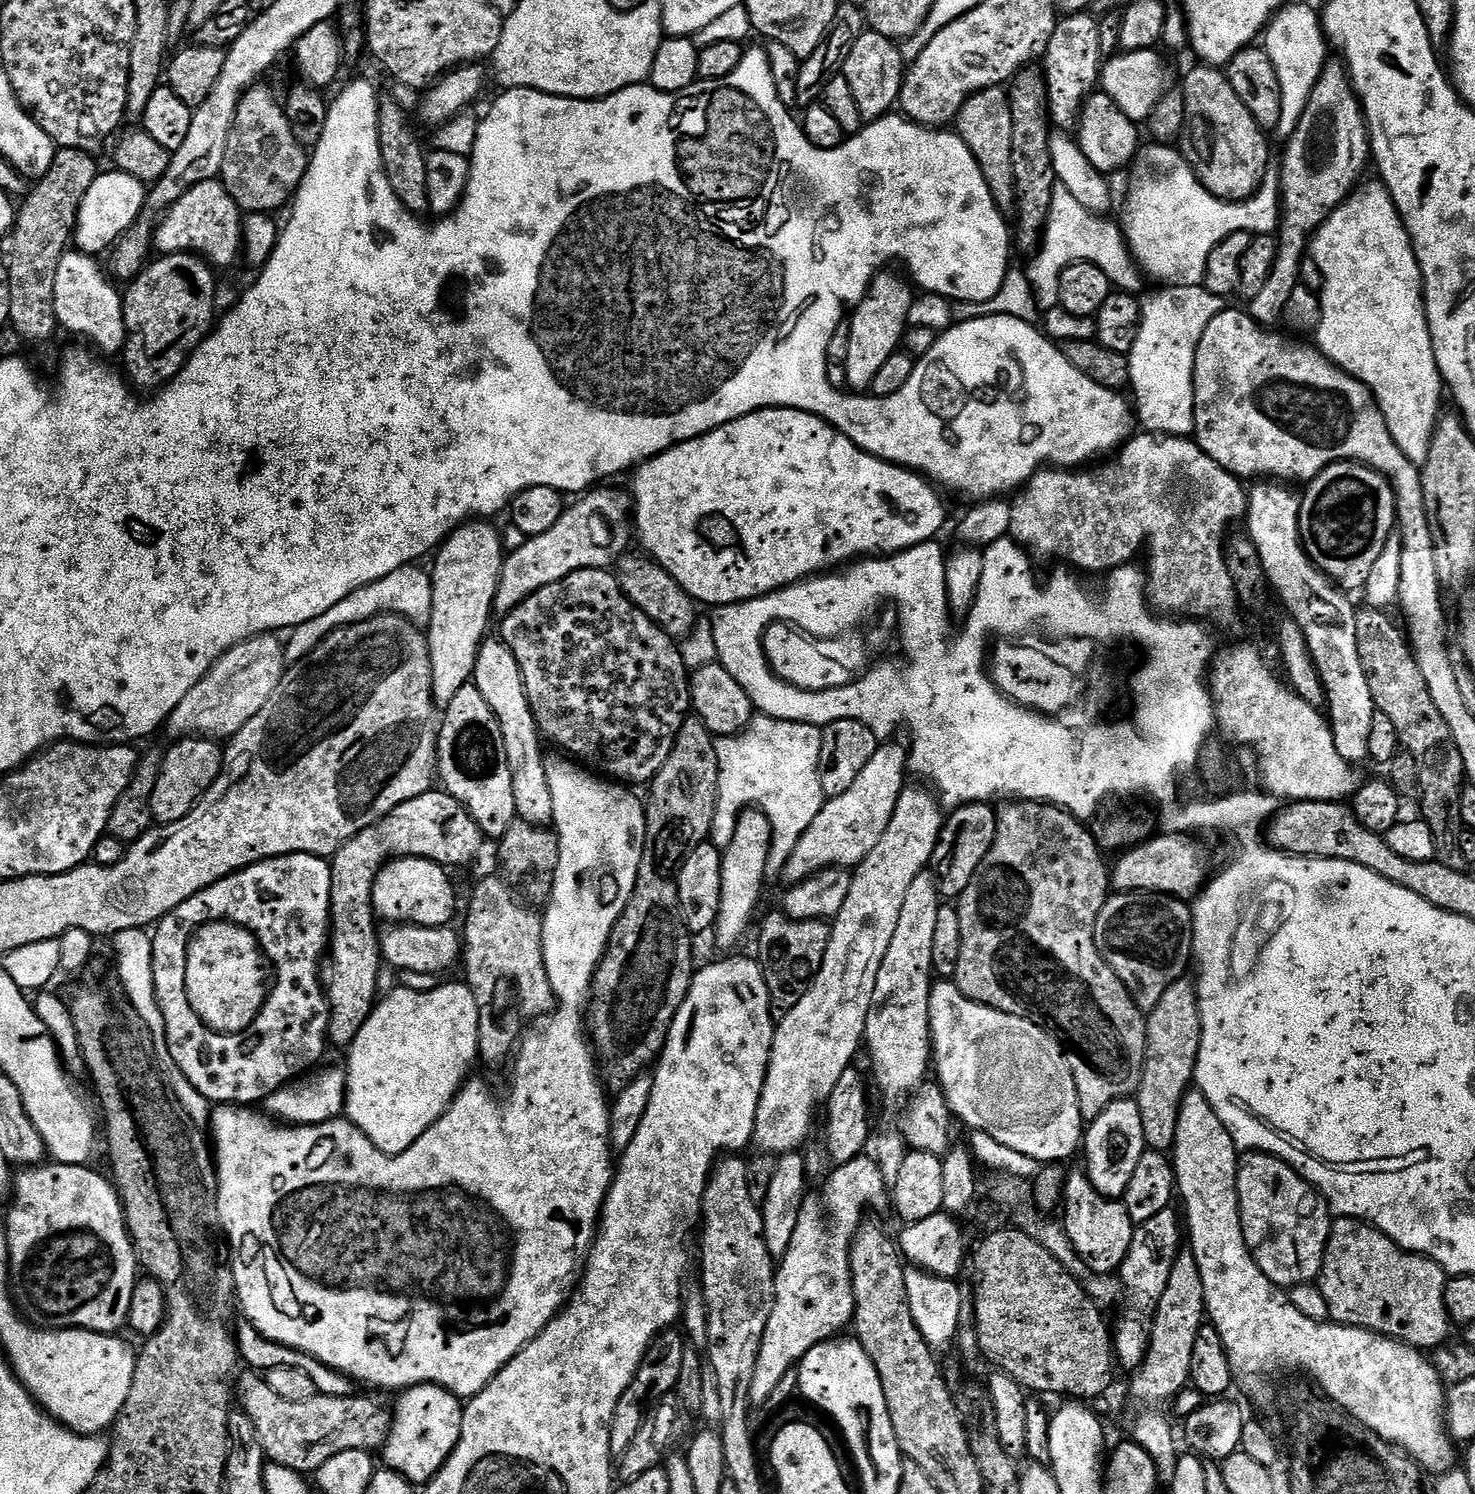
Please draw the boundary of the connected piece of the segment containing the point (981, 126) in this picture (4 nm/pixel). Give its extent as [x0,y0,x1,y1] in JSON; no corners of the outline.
[954,87,1016,214]

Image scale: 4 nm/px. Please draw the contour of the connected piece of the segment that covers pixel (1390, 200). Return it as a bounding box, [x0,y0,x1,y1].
[1310,182,1446,466]

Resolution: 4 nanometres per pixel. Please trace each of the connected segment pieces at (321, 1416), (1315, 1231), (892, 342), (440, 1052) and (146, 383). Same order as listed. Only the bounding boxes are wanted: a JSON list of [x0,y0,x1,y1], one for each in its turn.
[[234,1370,390,1474],[1236,1152,1334,1288],[844,270,914,389],[344,983,480,1156],[123,252,216,394]]

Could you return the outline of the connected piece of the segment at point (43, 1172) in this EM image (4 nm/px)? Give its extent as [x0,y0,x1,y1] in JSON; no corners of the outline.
[7,1162,138,1334]

